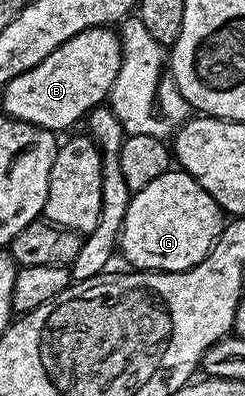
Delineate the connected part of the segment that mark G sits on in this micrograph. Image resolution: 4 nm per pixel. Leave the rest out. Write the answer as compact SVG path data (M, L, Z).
M171 168L166 174L159 176L159 180L151 180L151 184L147 184L147 188L136 191L136 193L130 197L129 207L127 208L127 216L121 225L119 254L122 254L122 256L125 257L131 265L133 265L130 267L136 268L141 272L146 270L166 270L167 272L179 272L180 270L186 270L195 264L199 264L206 256L209 255L211 248L217 243L217 238L221 235L221 231L224 230L226 221L226 215L223 213L218 202L213 199L213 197L211 197L211 195L205 191L205 189L191 177L191 175L186 174L185 171L180 168Z

